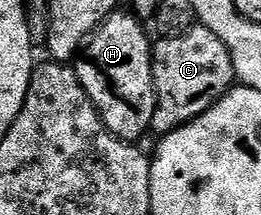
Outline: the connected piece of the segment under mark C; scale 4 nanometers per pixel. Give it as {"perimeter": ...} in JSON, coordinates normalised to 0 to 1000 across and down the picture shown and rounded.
{"perimeter":[[[755,112],[690,167],[609,177],[586,200],[582,372],[598,521],[575,605],[605,633],[651,623],[693,586],[716,586],[739,549],[762,549],[904,381],[889,260],[874,260],[874,223],[858,223],[843,167]]]}

